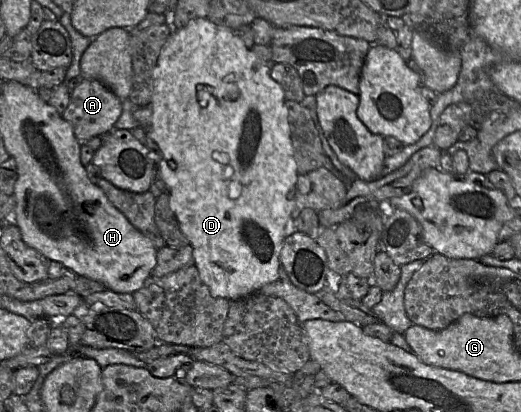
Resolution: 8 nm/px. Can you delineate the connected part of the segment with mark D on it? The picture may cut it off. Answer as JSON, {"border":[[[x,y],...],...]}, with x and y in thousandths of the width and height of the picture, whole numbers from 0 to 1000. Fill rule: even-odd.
{"border":[[[374,46],[365,51],[349,68],[336,70],[328,87],[322,92],[315,107],[307,133],[303,138],[301,153],[294,170],[294,218],[292,218],[292,243],[288,260],[292,265],[292,291],[286,311],[276,311],[290,318],[290,337],[301,352],[303,393],[301,410],[307,417],[309,432],[321,449],[324,461],[324,500],[334,515],[347,561],[359,575],[363,595],[370,604],[370,641],[380,653],[390,687],[401,699],[403,711],[411,721],[430,723],[441,731],[453,731],[466,721],[478,718],[486,711],[497,709],[497,704],[511,689],[528,682],[534,675],[536,658],[539,650],[537,636],[537,612],[551,573],[568,561],[564,534],[566,529],[583,510],[587,502],[574,507],[566,485],[568,473],[568,444],[574,427],[570,396],[564,381],[564,364],[560,354],[559,318],[553,294],[553,267],[549,260],[549,235],[541,211],[518,184],[518,153],[499,143],[482,119],[478,119],[468,100],[453,85],[441,68],[432,63],[420,63],[409,53],[395,46]]]}

